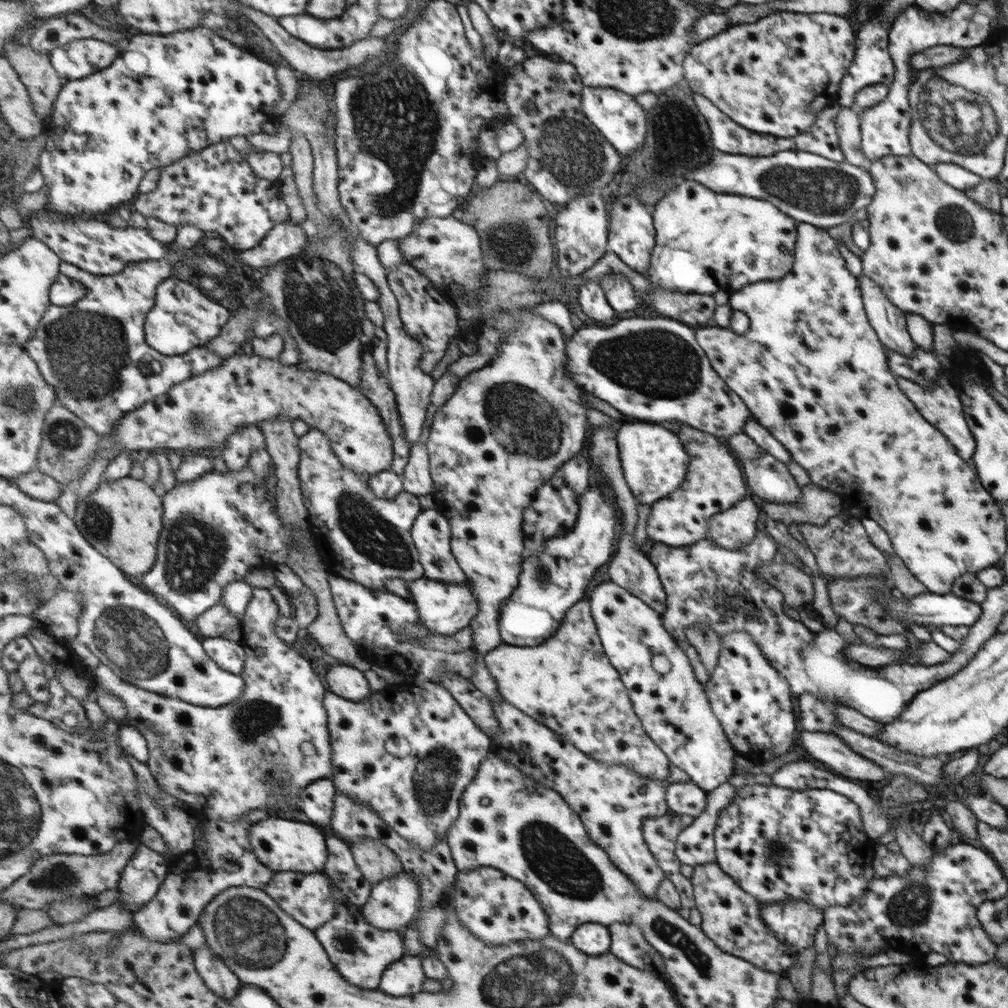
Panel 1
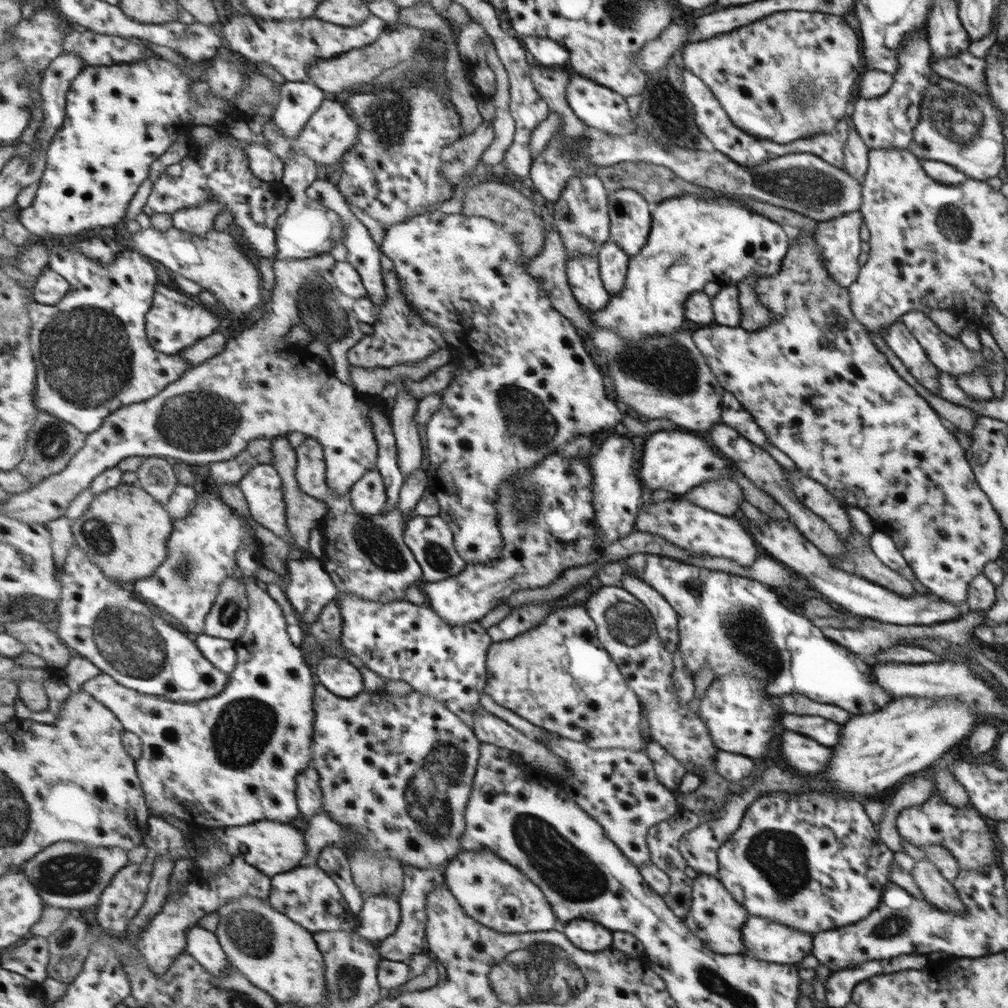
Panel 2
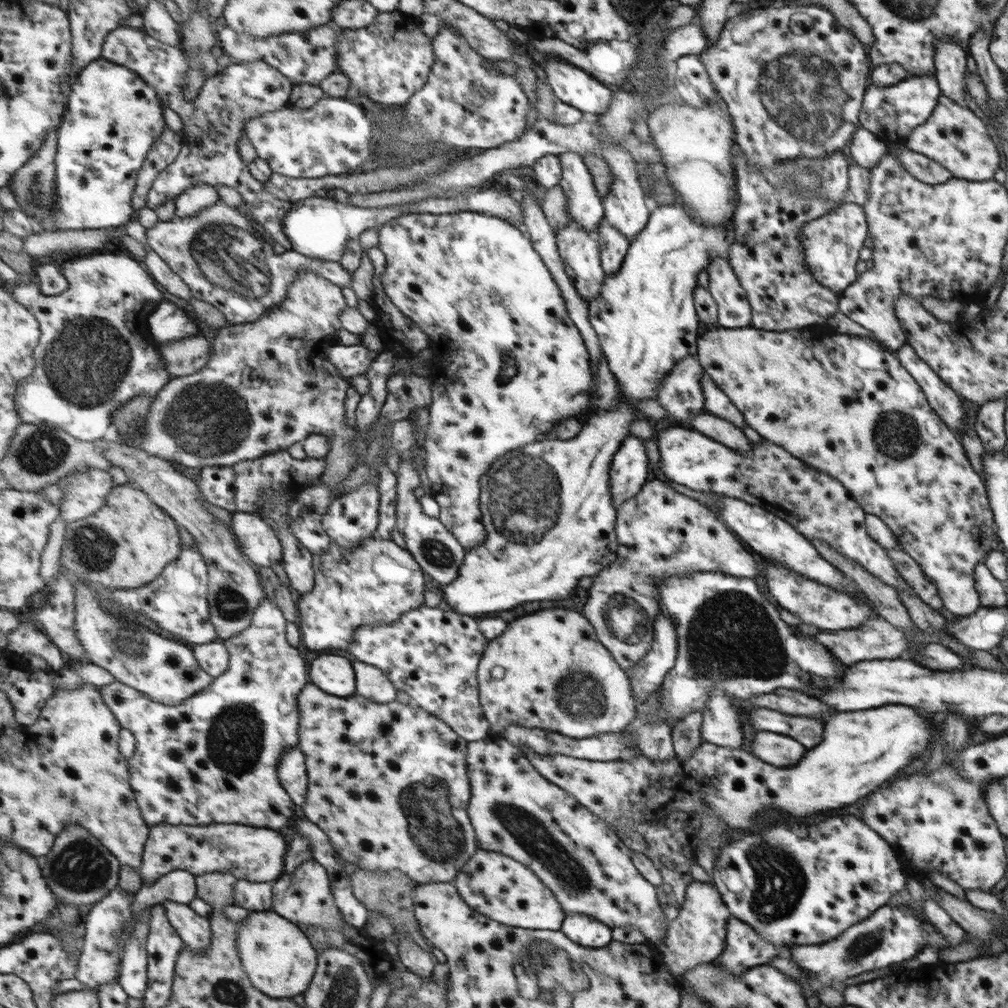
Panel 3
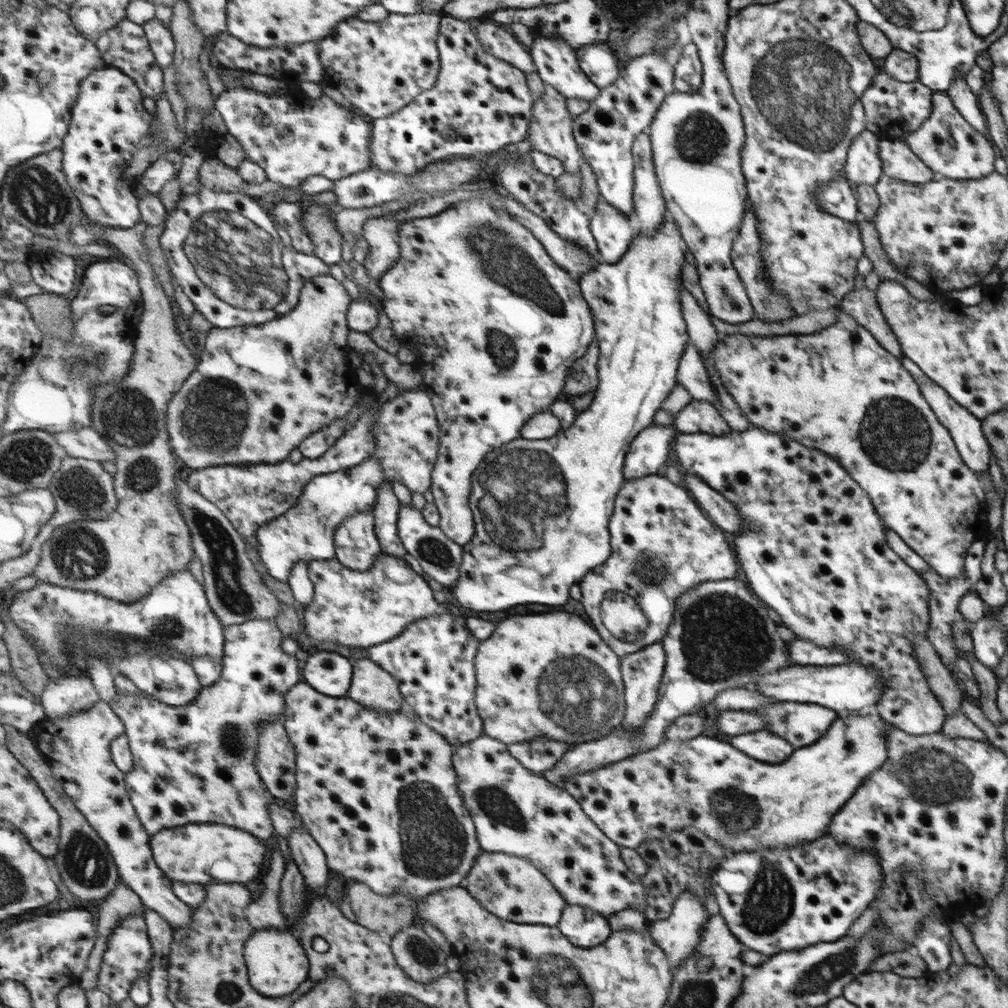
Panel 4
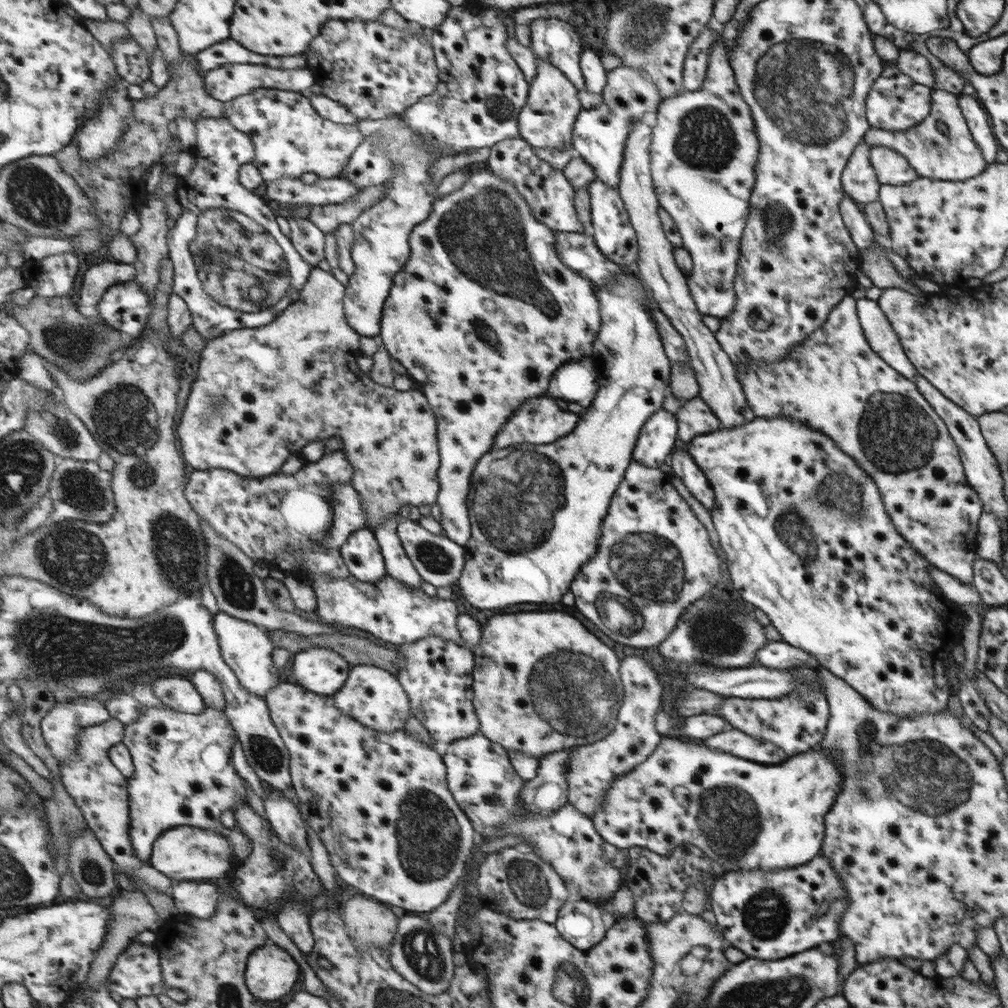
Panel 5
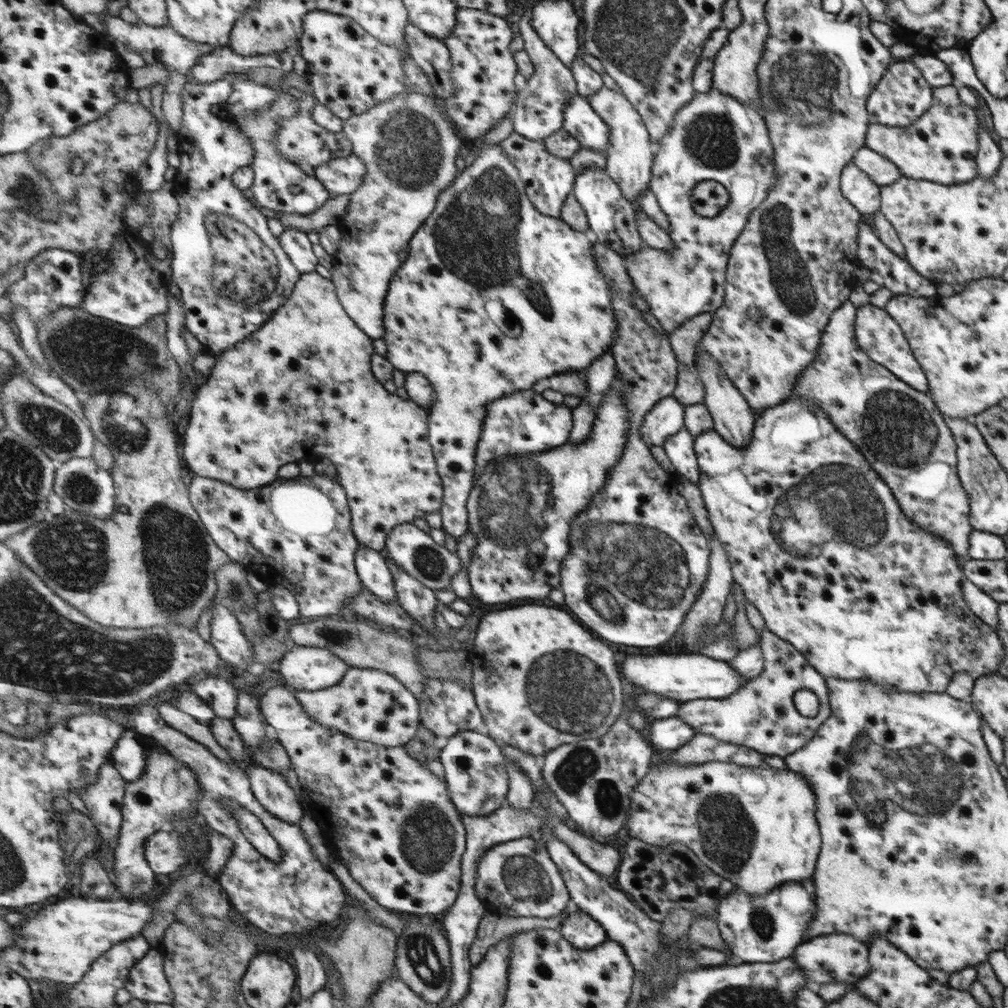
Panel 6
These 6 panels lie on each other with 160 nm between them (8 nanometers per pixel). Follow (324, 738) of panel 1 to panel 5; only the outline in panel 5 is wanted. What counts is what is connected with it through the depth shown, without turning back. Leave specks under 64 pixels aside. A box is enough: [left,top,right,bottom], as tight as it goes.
[122,612,283,861]

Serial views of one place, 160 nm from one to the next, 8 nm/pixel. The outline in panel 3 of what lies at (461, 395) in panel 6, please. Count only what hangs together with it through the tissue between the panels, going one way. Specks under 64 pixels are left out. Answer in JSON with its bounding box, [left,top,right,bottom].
[379,211,593,550]

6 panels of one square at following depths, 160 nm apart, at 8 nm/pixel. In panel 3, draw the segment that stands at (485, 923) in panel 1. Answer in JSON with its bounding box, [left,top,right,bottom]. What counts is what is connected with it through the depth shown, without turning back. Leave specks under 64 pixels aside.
[453,848,566,930]

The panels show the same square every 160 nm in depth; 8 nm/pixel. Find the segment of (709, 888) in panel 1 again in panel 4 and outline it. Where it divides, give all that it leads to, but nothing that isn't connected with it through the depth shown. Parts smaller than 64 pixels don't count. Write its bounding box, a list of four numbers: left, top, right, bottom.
[647,889,708,968]

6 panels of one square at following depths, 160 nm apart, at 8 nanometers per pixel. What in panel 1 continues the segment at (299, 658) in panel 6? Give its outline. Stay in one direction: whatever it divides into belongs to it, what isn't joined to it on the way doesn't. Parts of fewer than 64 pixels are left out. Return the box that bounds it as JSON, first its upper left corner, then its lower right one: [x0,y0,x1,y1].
[325,663,372,702]

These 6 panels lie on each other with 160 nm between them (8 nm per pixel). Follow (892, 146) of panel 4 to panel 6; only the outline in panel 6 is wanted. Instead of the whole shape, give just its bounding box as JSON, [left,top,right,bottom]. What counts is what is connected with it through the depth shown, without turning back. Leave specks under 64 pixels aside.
[851,147,902,186]

